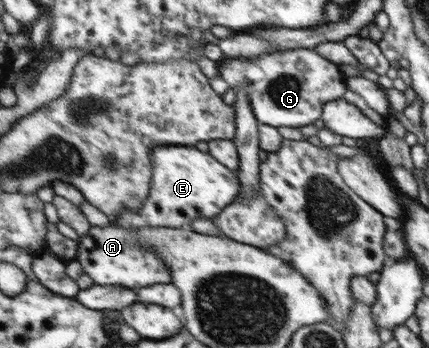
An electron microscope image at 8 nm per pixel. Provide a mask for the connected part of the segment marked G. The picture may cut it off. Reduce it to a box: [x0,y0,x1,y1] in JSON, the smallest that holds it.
[217,48,343,127]

